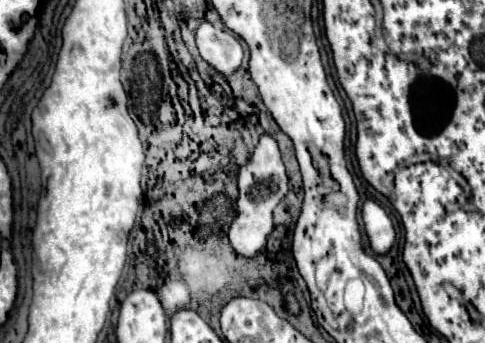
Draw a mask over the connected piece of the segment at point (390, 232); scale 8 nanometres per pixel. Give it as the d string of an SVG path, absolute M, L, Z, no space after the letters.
M366 200L362 206L362 222L364 222L370 248L376 254L382 254L382 256L388 254L390 248L394 246L396 230L394 230L392 220L384 212L384 208L376 204L374 200Z

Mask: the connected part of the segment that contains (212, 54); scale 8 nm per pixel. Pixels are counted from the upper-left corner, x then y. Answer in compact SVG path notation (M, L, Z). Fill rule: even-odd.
M202 22L196 30L196 44L202 58L220 74L232 74L242 62L240 42L226 30L214 28L210 22Z

